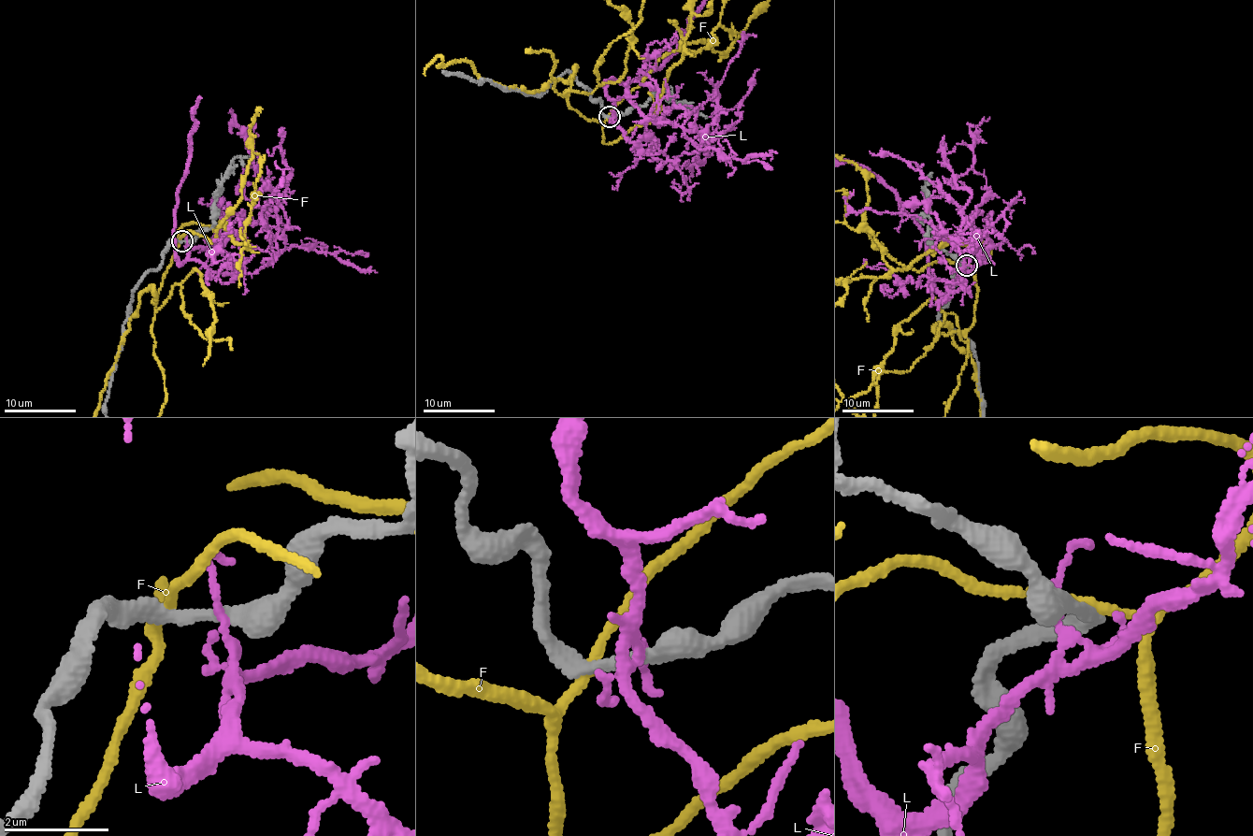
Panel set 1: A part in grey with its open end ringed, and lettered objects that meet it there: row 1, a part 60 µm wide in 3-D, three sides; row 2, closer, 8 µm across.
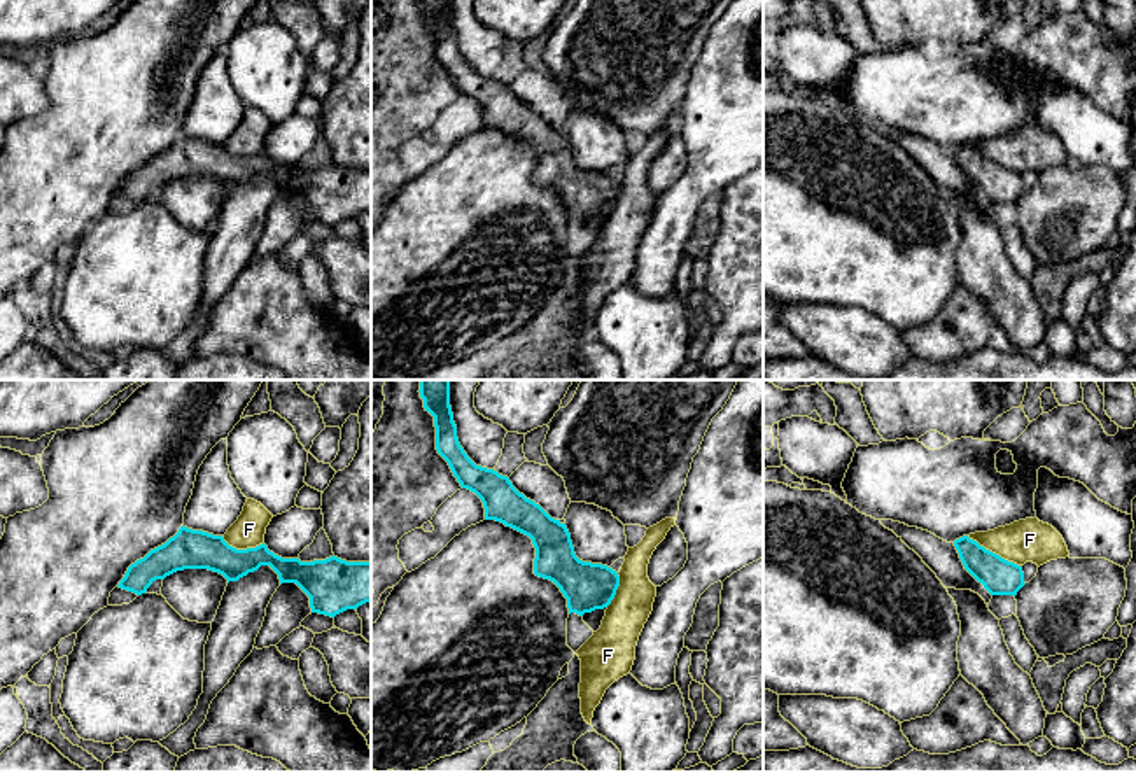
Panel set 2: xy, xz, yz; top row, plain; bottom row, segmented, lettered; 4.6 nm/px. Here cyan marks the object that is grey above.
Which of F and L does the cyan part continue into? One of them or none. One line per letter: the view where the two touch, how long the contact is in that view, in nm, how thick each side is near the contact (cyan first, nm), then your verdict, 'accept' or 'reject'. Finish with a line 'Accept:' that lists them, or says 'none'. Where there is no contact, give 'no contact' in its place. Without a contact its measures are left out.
F: contact in yz; length 280 nm; calibres 160 and 200 nm; reject
L: no contact; reject
Accept: none

